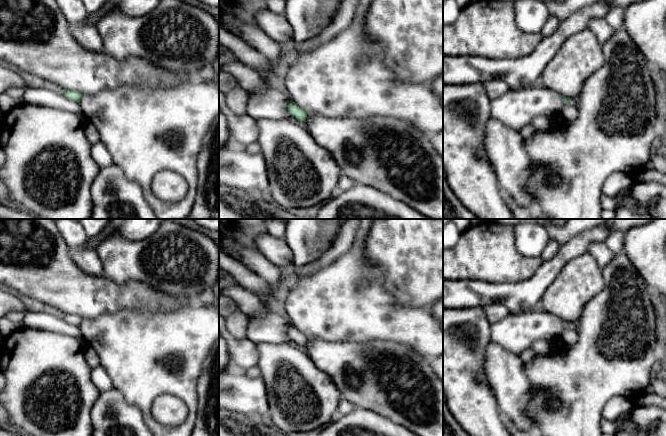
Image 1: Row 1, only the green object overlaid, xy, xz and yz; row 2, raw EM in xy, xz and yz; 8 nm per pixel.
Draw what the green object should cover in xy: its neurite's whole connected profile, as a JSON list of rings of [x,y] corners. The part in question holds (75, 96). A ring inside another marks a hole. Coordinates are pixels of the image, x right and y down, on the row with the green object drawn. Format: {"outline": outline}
{"outline": [[[65,90],[64,96],[67,99],[72,100],[72,101],[77,102],[77,103],[79,103],[81,98],[82,98],[81,93],[79,93],[77,91],[72,91],[72,90]]]}

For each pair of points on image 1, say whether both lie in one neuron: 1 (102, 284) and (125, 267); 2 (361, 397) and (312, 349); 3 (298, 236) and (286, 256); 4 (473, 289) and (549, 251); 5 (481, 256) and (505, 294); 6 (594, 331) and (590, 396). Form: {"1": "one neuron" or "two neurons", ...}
{"1": "two neurons", "2": "one neuron", "3": "two neurons", "4": "two neurons", "5": "two neurons", "6": "one neuron"}

